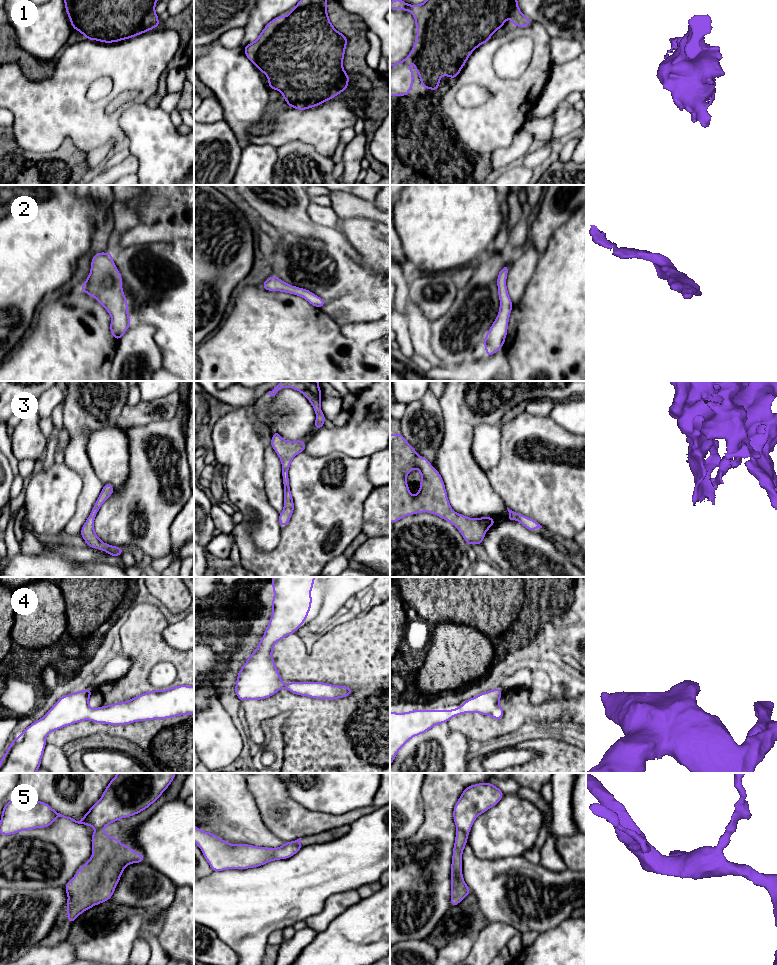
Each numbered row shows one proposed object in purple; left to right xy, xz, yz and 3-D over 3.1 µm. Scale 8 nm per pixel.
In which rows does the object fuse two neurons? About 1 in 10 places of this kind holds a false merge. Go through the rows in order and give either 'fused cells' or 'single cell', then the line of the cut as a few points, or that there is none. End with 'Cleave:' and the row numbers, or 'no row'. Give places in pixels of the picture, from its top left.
1: single cell; no cut
2: single cell; no cut
3: single cell; no cut
4: single cell; no cut
5: fused cells; cut in yz along (457, 828), (467, 835)
Cleave: 5

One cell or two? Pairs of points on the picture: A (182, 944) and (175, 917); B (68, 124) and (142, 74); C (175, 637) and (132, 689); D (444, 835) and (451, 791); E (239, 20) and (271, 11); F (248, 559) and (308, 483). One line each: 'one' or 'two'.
A: one
B: one
C: two
D: one
E: two
F: one

